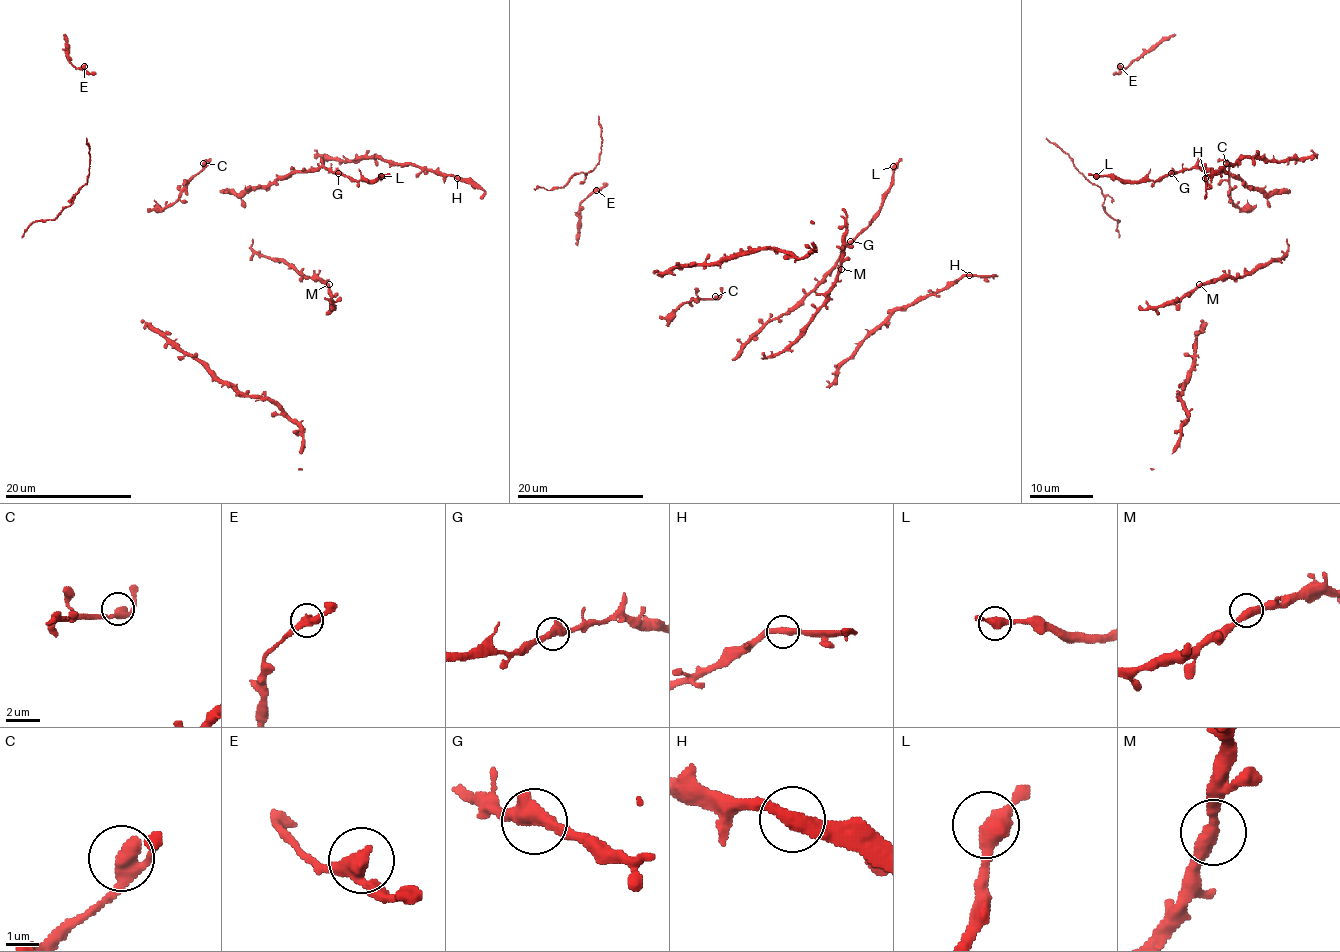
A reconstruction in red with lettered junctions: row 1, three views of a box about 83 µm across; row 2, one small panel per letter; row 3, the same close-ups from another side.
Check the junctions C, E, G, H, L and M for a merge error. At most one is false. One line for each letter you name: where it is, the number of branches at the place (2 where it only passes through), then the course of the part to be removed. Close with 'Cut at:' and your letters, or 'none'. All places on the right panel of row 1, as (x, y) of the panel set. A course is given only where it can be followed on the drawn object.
Cut at: none

